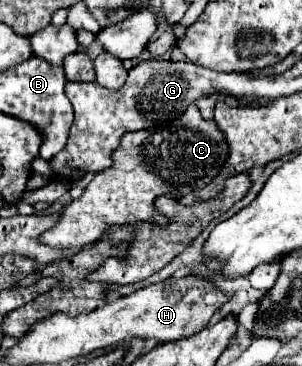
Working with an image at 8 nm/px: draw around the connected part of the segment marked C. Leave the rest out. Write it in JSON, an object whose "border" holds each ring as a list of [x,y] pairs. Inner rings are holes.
{"border":[[[191,105],[185,115],[151,129],[125,135],[121,139],[121,147],[113,153],[113,167],[97,173],[83,191],[83,197],[71,201],[63,209],[59,223],[45,231],[39,239],[59,249],[81,249],[85,245],[97,243],[111,225],[141,221],[155,221],[161,225],[171,223],[169,217],[155,209],[155,199],[165,193],[183,197],[209,185],[219,175],[227,157],[229,145],[217,123],[213,119],[205,121],[199,113],[199,107]]]}

